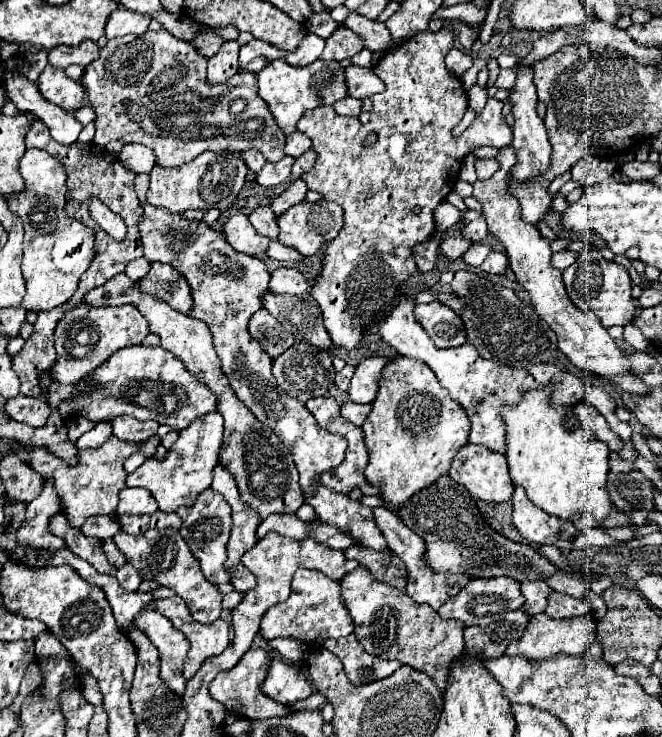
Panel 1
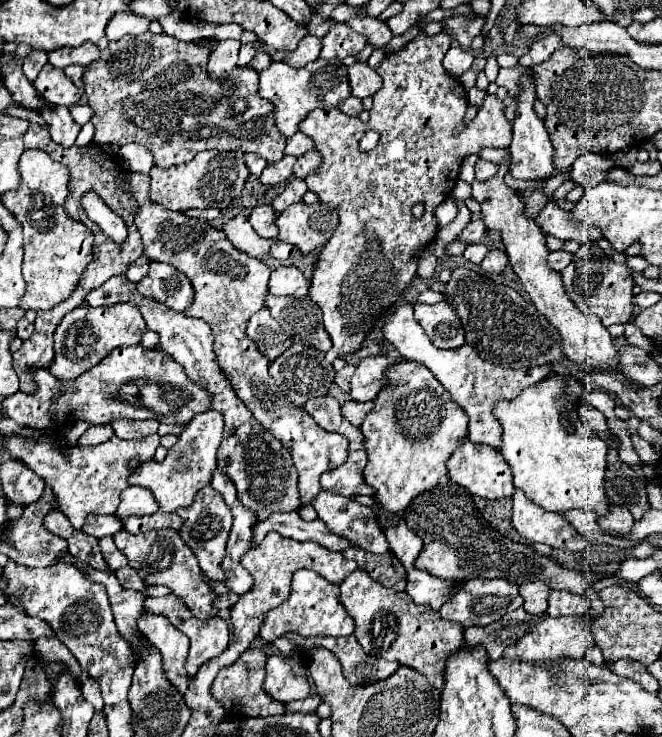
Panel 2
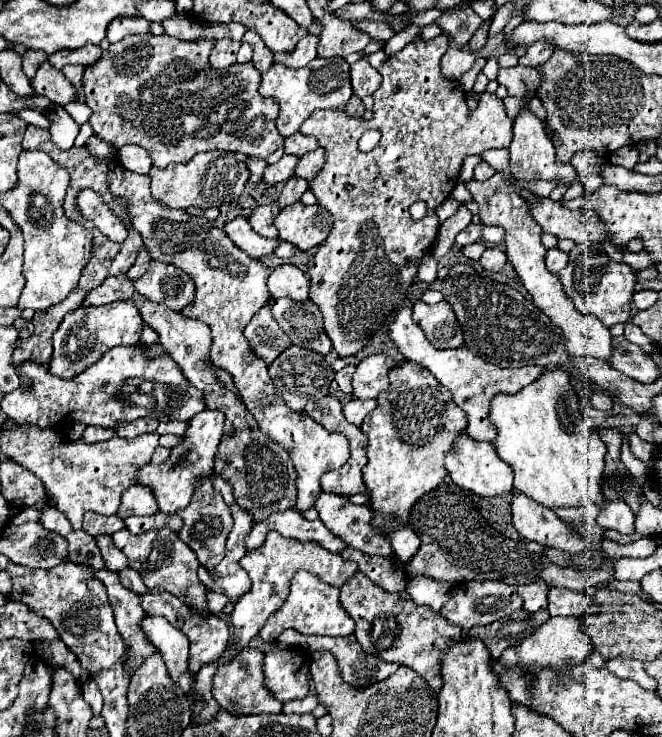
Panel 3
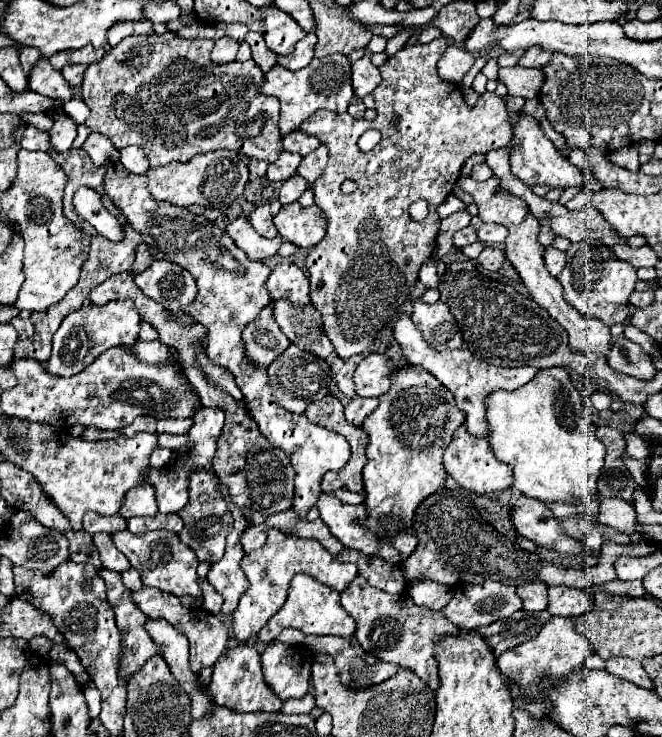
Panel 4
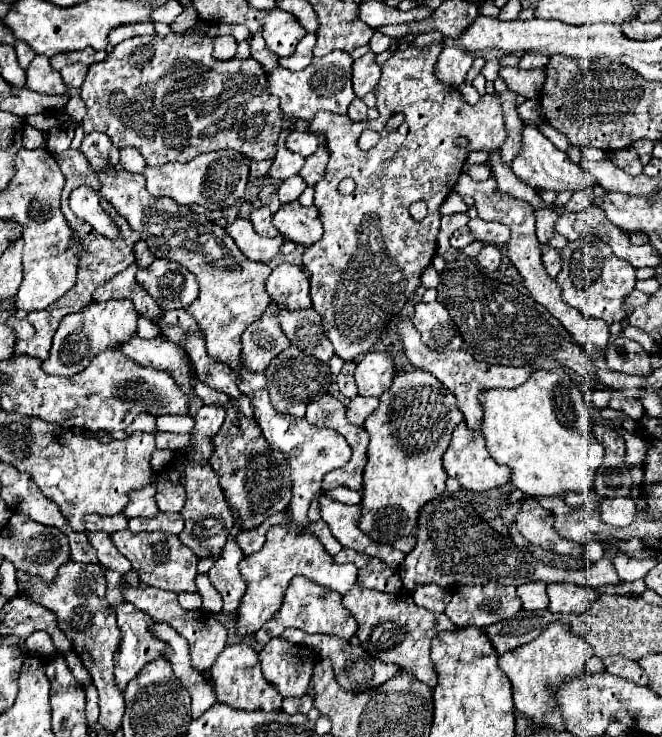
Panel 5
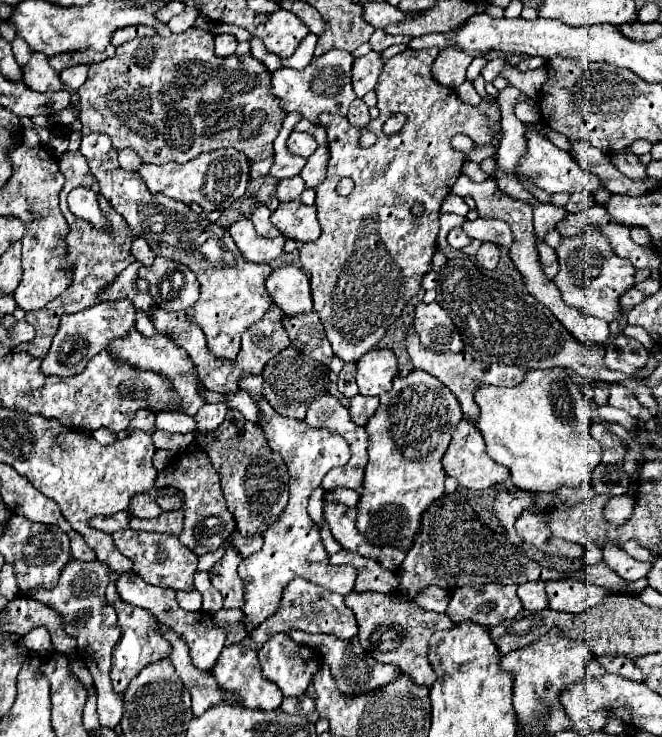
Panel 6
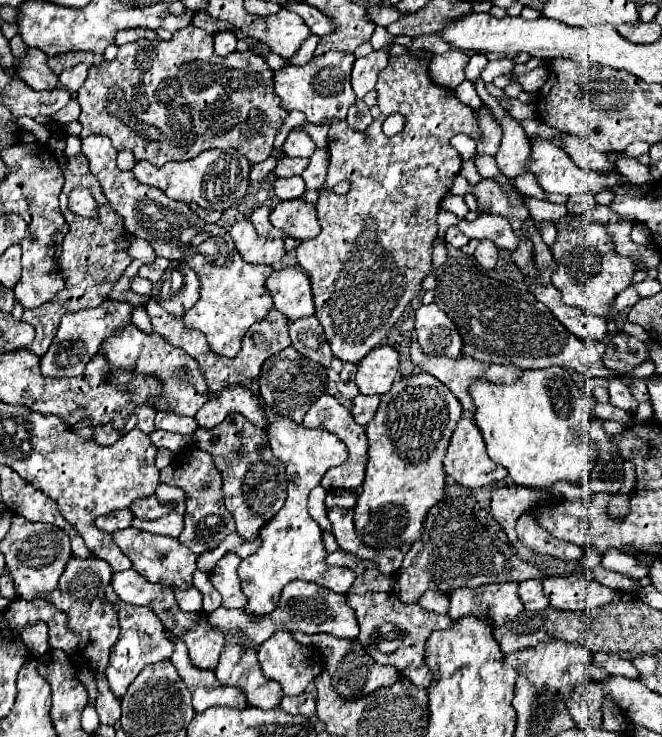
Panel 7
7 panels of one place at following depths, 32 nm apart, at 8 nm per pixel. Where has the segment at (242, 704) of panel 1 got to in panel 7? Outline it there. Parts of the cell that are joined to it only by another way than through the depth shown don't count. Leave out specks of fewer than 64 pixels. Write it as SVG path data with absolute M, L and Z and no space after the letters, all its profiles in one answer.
M238 644L224 646L214 674L220 684L242 690L248 706L270 710L276 708L282 700L280 686L262 674L256 658L256 648Z

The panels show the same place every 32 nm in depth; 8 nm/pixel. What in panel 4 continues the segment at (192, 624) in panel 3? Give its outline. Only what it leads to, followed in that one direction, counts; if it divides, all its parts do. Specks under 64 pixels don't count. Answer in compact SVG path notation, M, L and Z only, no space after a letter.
M146 586L140 592L132 592L132 598L136 600L138 608L144 610L146 616L168 620L178 632L182 632L190 640L190 668L192 668L192 672L200 672L200 668L216 664L216 660L224 654L226 642L228 642L228 628L224 626L224 622L218 616L214 616L202 608L196 608L196 610L186 608L180 604L180 598L170 596L168 592L162 592L162 590L146 588Z

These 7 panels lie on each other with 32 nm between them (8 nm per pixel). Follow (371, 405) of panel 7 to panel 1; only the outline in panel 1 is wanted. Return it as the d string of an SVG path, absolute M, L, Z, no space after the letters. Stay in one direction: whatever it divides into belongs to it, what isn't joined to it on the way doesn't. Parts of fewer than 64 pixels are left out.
M344 402L342 404L342 408L340 408L340 414L346 418L346 420L350 420L352 424L356 424L356 426L362 426L364 424L364 420L366 420L366 416L368 416L368 412L370 412L370 404L356 404L356 402Z

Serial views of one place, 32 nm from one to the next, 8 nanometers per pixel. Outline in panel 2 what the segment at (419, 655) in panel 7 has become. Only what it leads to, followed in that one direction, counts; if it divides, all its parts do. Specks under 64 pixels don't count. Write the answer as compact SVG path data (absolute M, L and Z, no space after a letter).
M360 568L354 570L350 576L346 576L346 580L340 584L340 590L342 590L340 600L356 624L354 636L362 644L364 652L368 652L370 656L380 656L384 660L394 660L404 666L410 666L410 668L418 670L420 674L428 676L428 680L432 682L434 688L438 688L438 690L444 688L446 660L464 646L464 636L462 636L464 628L460 624L456 624L452 620L444 620L436 610L432 610L428 606L416 604L406 592L396 592L396 590L390 590L390 588L378 584L376 580L372 580L368 576L368 572L364 572Z

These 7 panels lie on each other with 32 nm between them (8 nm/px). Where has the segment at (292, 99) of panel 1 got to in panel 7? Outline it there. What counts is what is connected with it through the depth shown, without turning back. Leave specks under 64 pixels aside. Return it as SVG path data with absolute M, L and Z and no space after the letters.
M326 52L314 56L306 66L284 66L274 72L274 94L280 96L282 108L286 112L300 110L306 114L308 122L324 124L326 120L346 118L348 108L354 104L356 96L350 86L350 70L354 64L354 54L348 52Z

